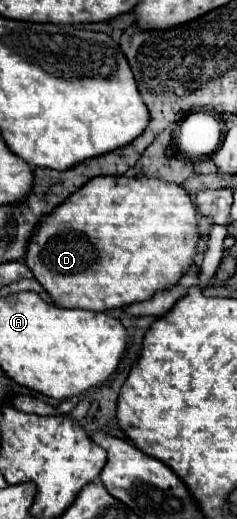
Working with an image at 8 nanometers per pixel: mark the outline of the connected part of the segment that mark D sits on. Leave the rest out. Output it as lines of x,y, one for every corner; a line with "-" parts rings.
95,176
59,204
59,208
39,220
27,244
25,264
59,306
103,312
149,300
157,290
179,280
197,256
197,240
197,210
181,186
147,176

